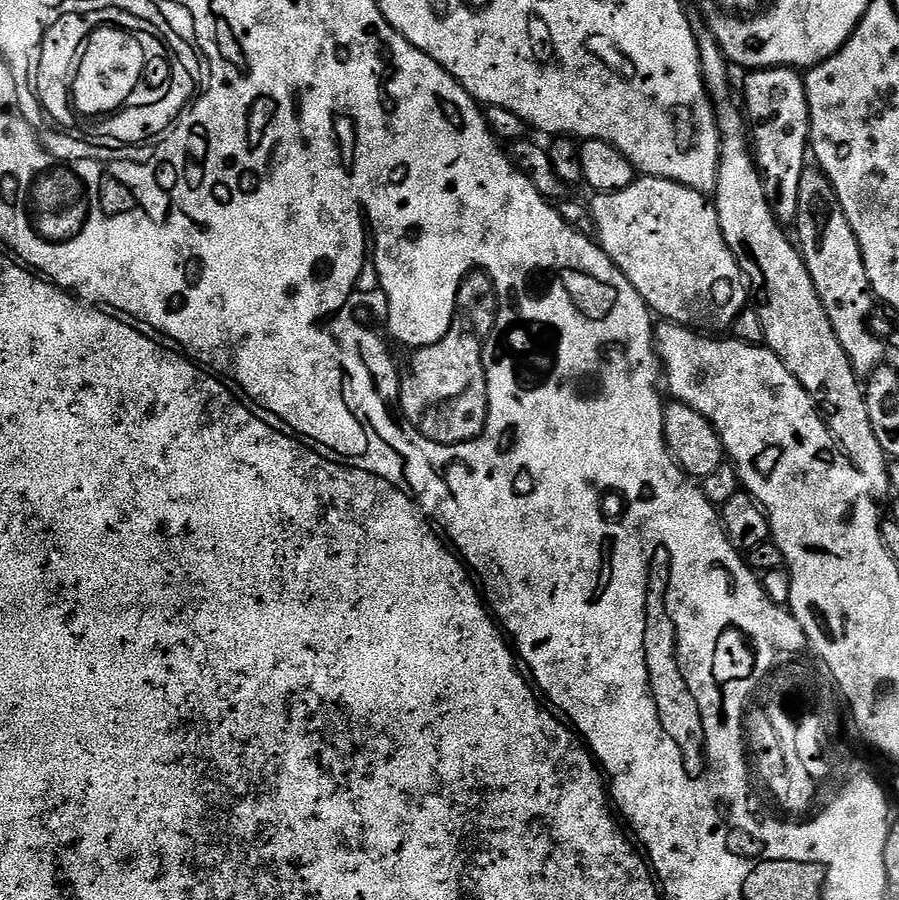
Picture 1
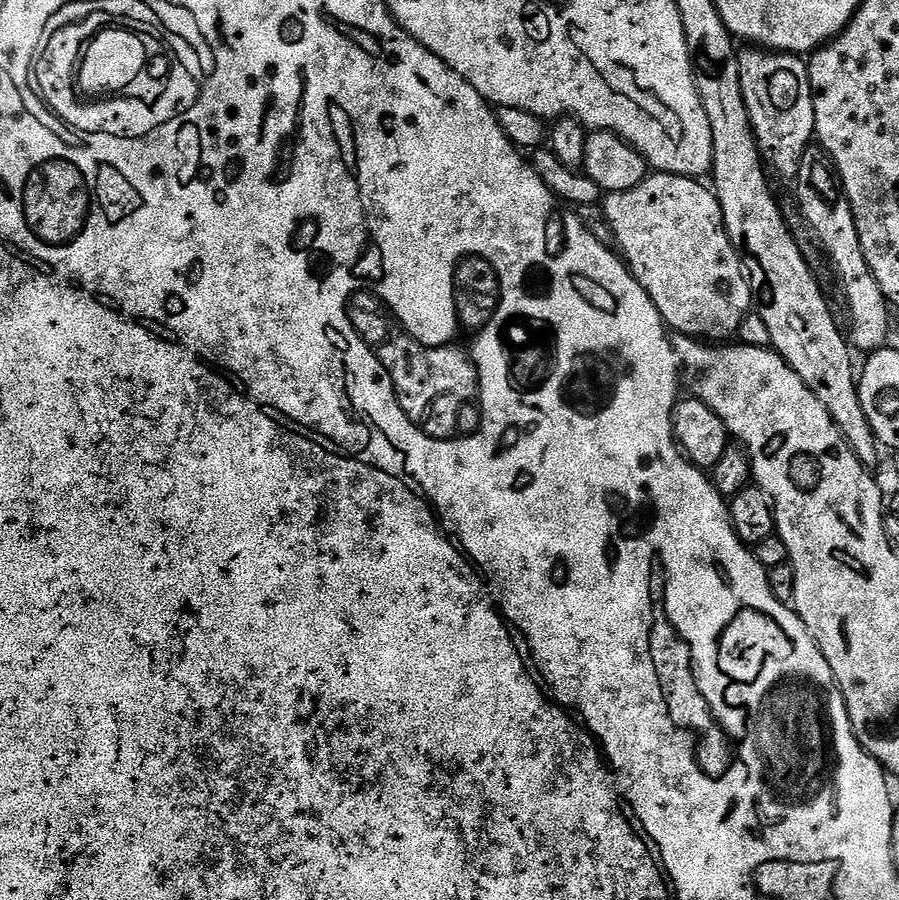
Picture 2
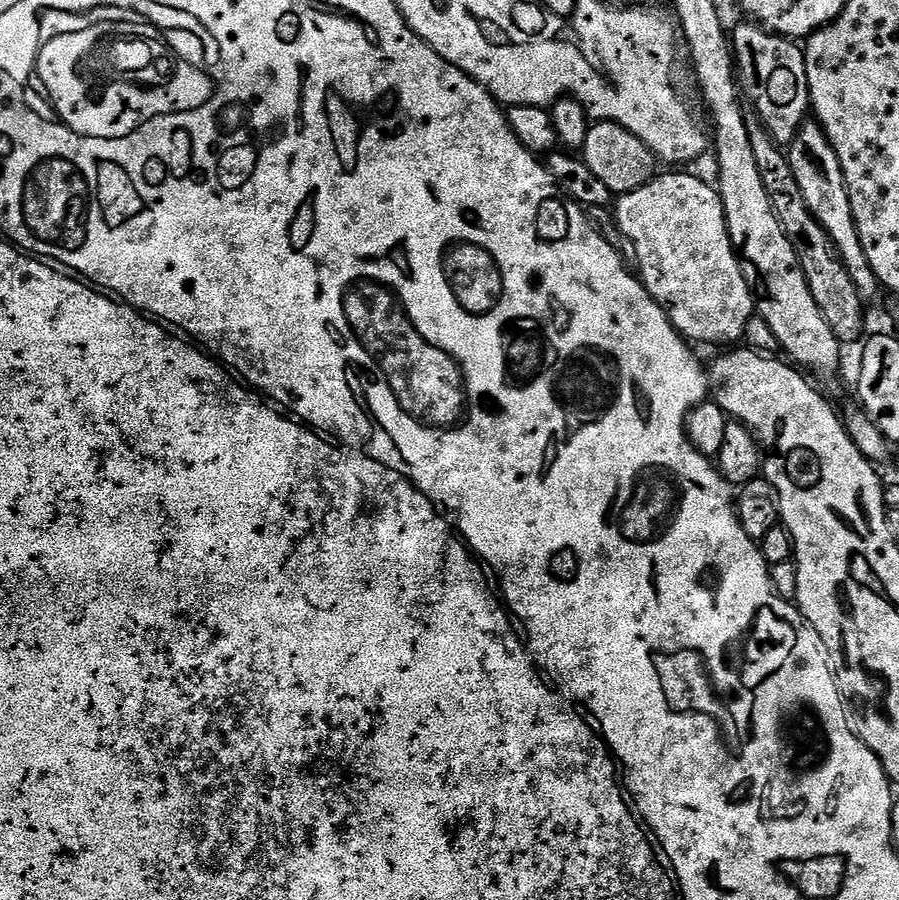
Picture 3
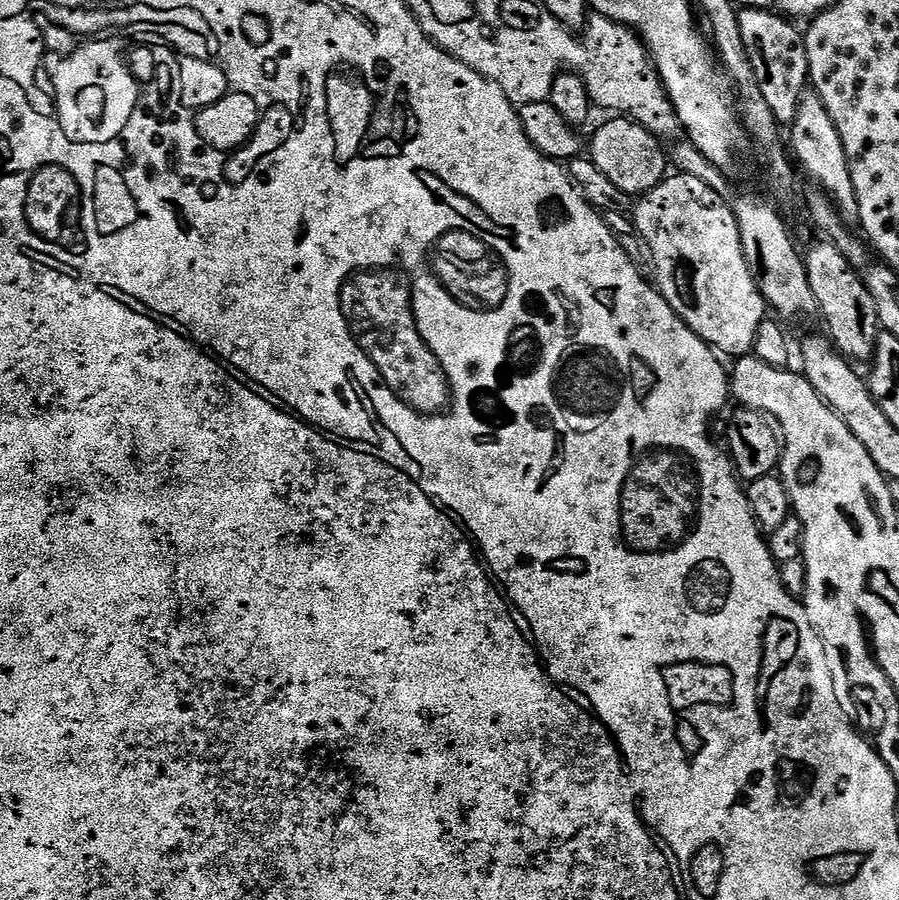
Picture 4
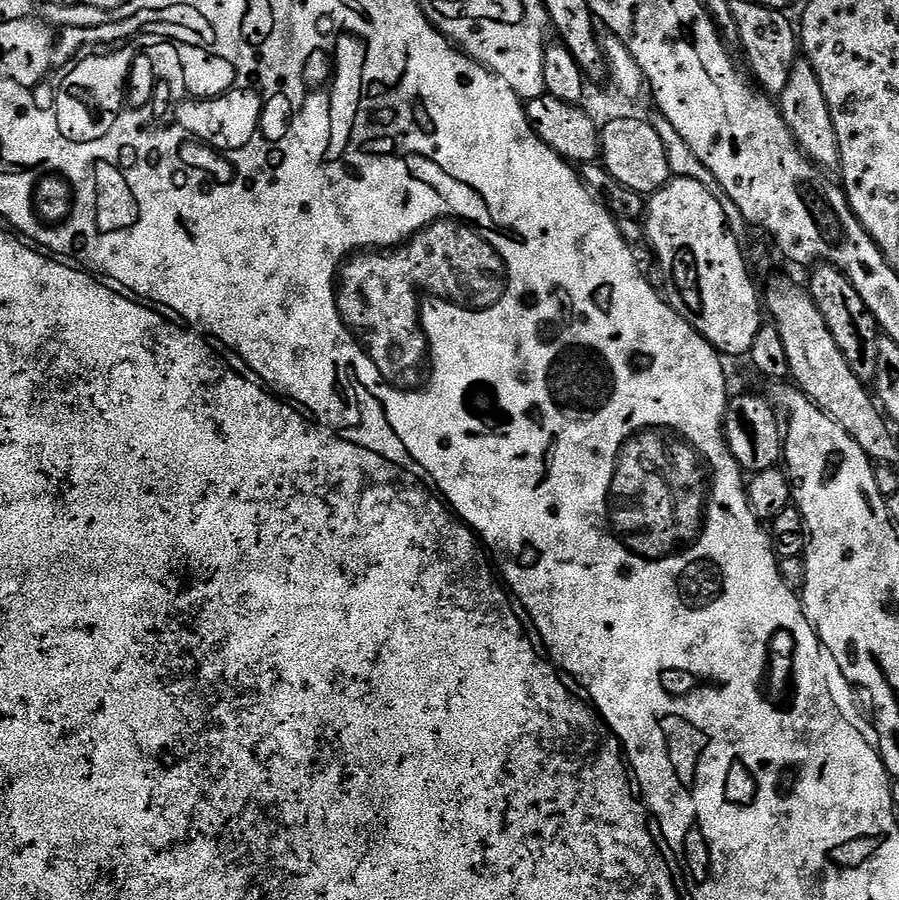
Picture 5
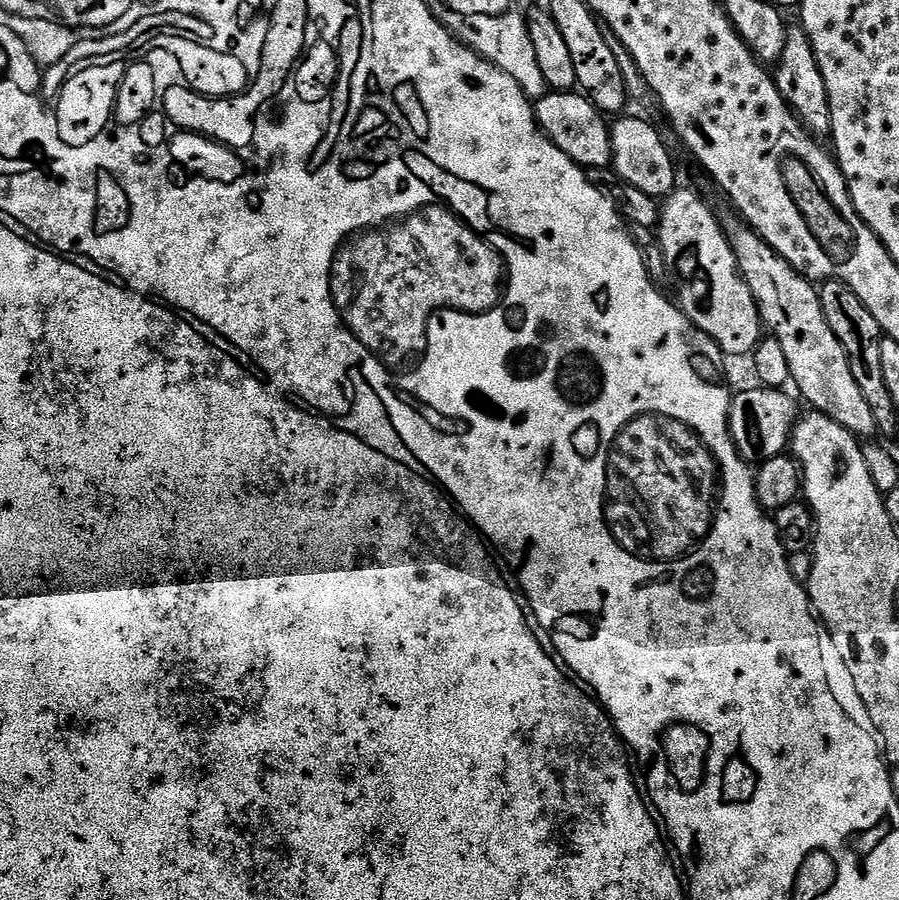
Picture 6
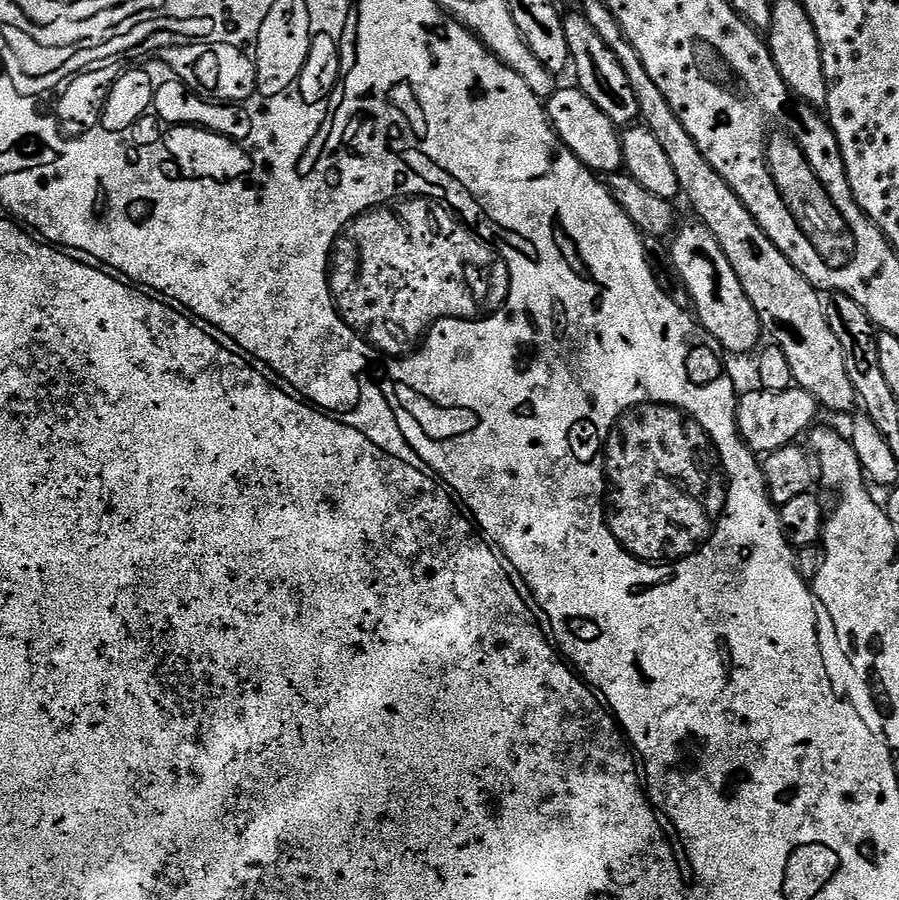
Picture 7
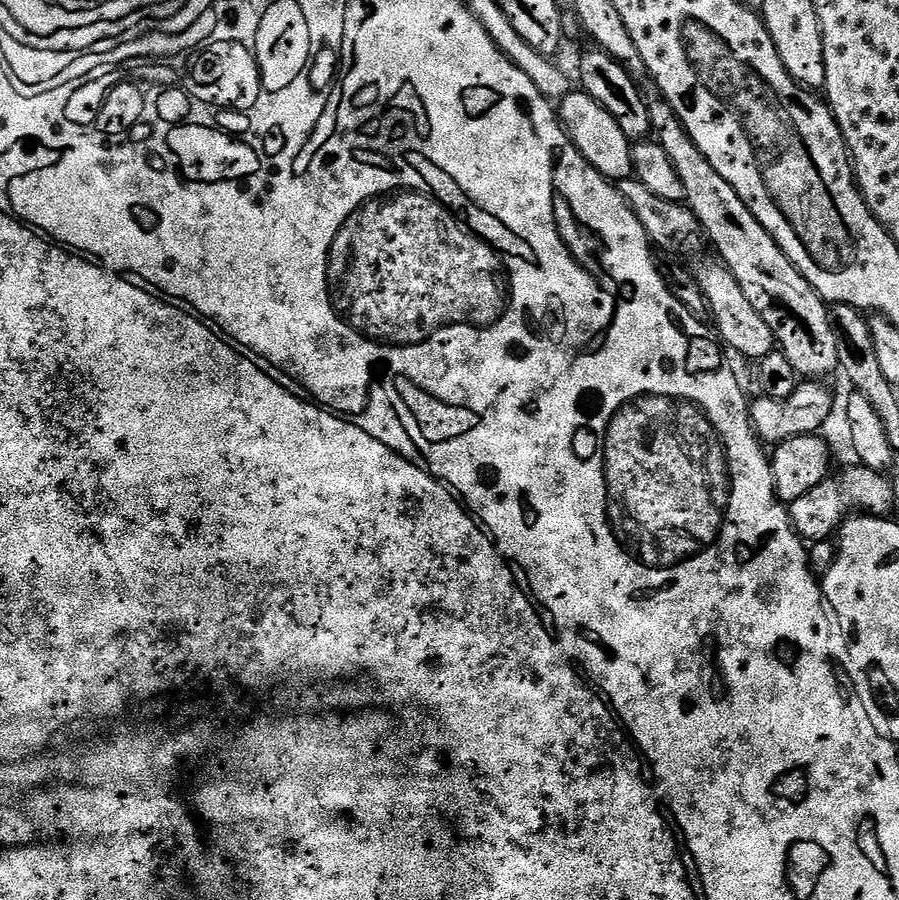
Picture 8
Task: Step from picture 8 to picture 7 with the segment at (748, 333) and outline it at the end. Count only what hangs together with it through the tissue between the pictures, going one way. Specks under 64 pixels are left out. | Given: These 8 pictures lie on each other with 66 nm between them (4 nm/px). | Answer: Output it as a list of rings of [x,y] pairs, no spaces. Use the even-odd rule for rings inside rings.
[[[691,223],[675,233],[672,264],[676,267],[675,275],[686,286],[694,315],[700,325],[720,343],[725,353],[755,353],[762,337],[758,314],[750,298],[746,298],[746,290],[742,290],[742,282],[738,282],[738,274],[734,274],[734,266],[730,266],[726,254],[722,254],[722,246],[718,246],[714,234],[710,234],[705,224]]]

